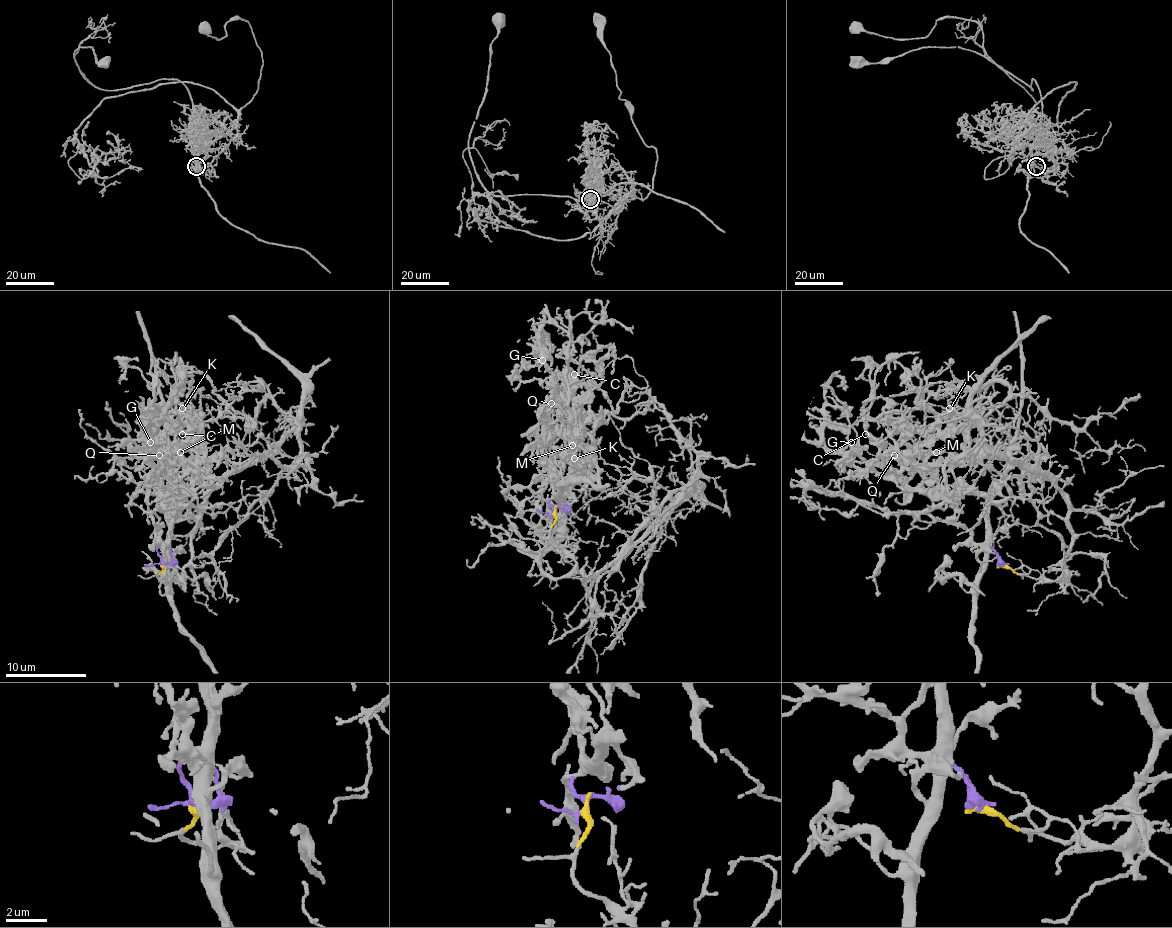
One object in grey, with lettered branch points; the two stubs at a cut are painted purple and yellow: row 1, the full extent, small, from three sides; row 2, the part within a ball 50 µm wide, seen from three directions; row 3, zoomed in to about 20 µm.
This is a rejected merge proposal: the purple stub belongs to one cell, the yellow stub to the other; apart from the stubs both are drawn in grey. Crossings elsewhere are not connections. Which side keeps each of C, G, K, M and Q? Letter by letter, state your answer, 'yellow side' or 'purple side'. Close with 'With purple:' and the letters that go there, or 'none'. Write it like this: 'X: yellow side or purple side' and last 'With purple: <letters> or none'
C: purple side
G: purple side
K: purple side
M: purple side
Q: purple side
With purple: C, G, K, M, Q

